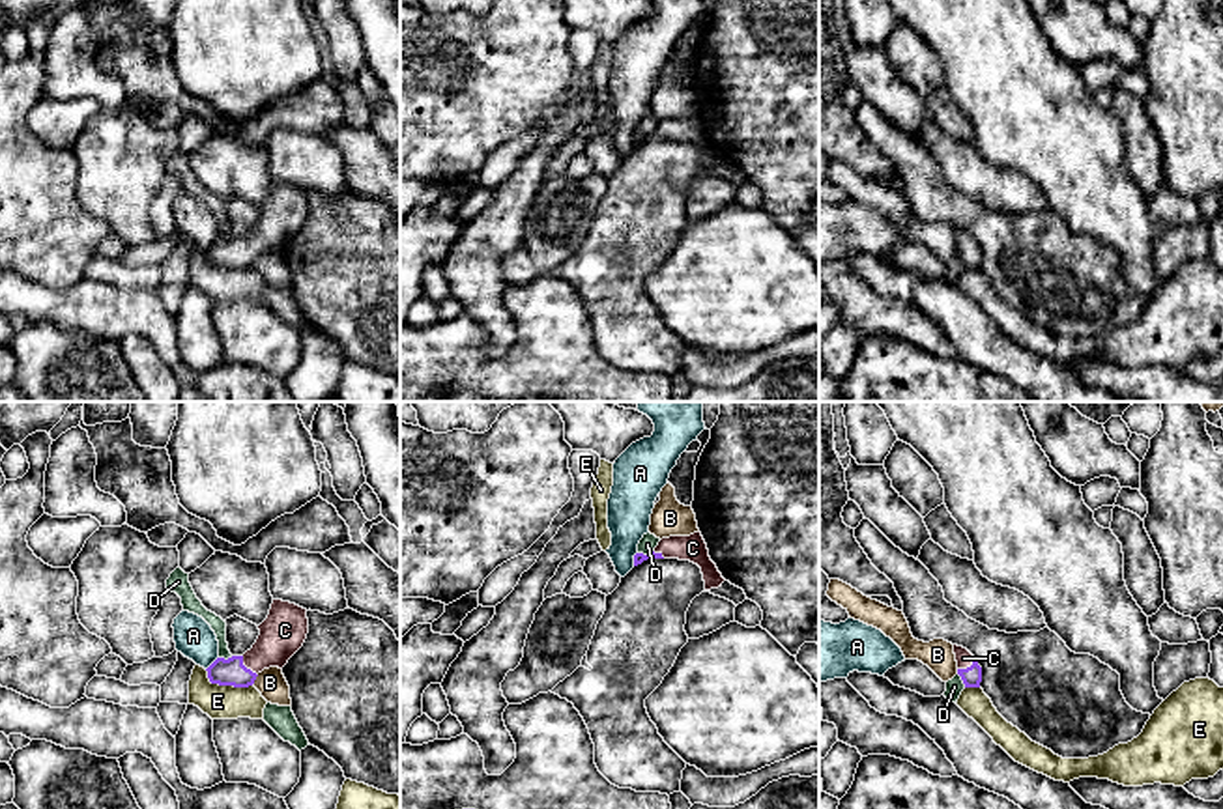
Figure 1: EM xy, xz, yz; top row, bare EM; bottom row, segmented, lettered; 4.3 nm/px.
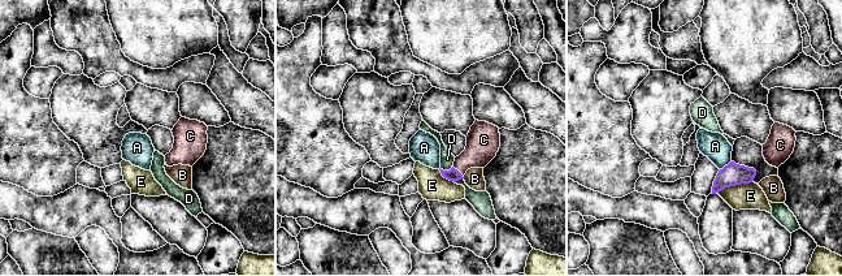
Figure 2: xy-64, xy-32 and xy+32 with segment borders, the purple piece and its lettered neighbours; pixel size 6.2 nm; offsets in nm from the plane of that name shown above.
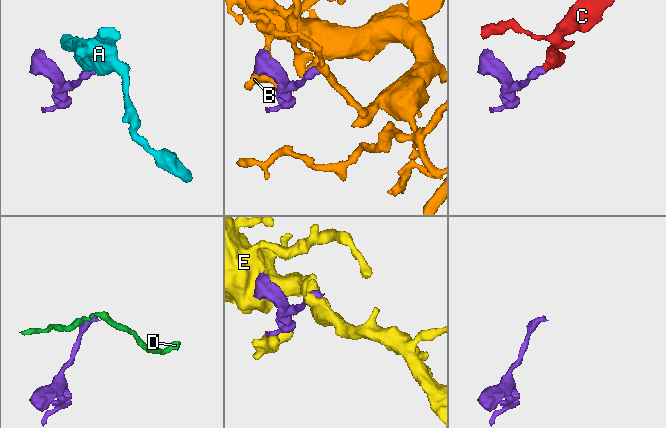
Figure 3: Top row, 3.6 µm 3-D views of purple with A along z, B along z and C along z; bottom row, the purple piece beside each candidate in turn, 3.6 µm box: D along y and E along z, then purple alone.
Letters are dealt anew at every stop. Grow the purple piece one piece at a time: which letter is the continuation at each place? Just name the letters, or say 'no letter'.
C

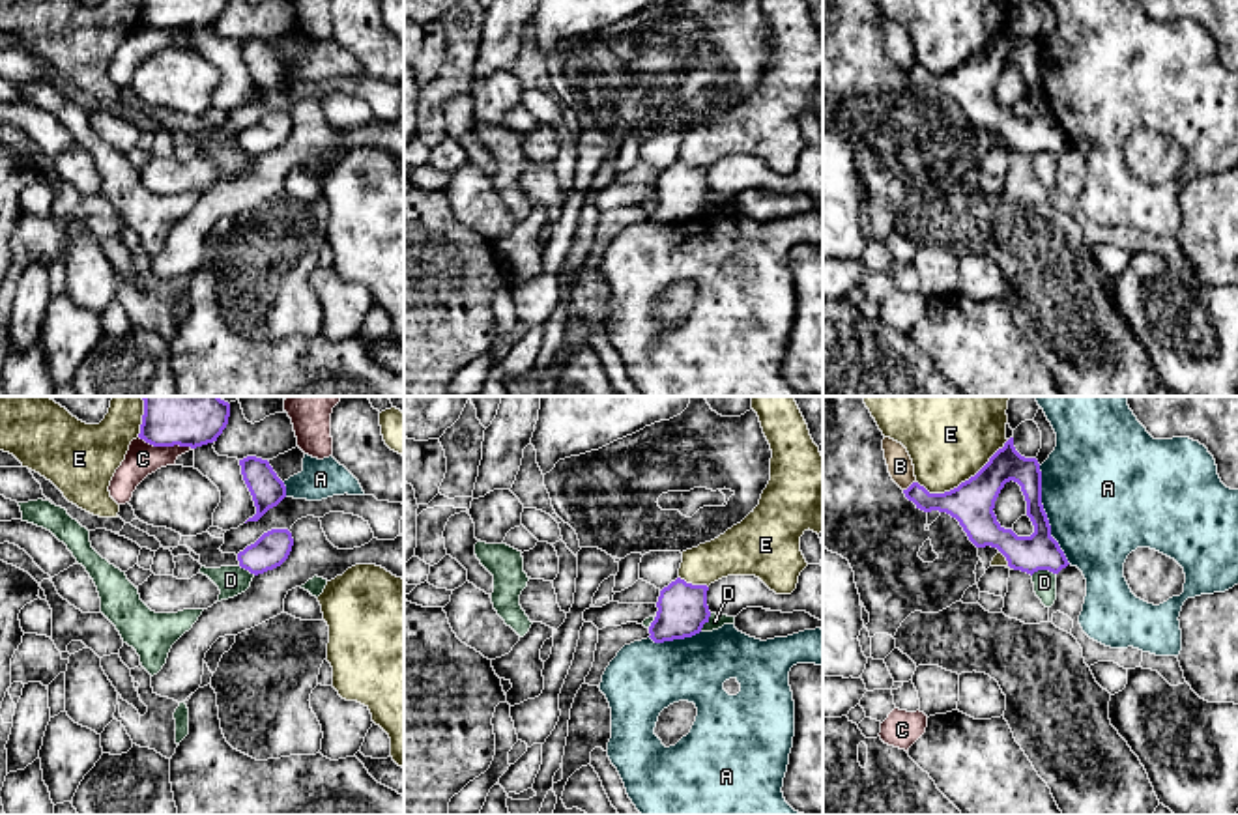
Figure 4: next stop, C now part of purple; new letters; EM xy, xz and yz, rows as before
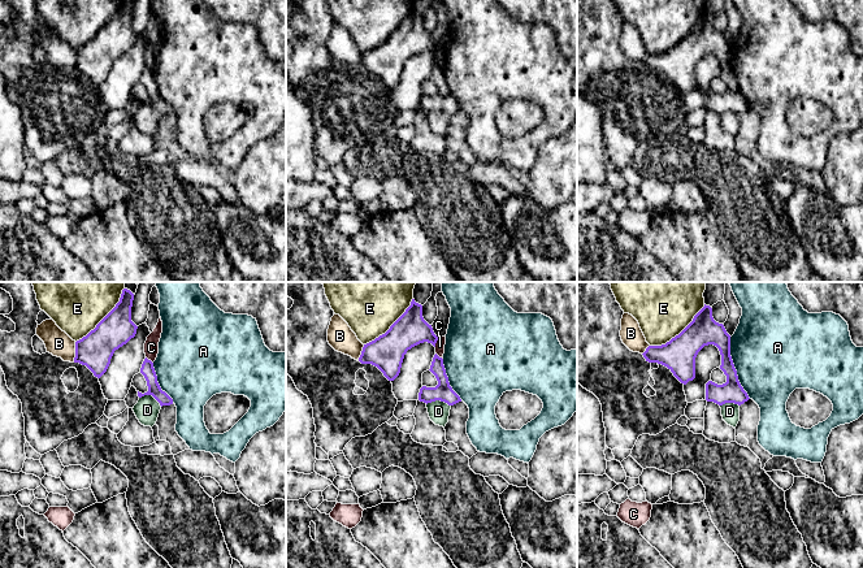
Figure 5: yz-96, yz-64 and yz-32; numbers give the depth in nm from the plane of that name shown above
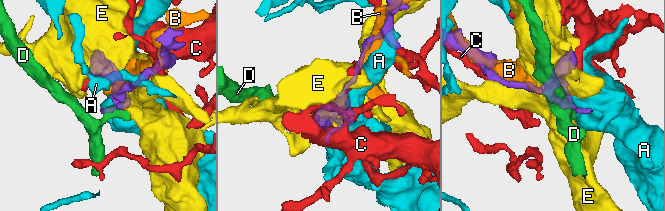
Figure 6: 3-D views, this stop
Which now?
no letter

